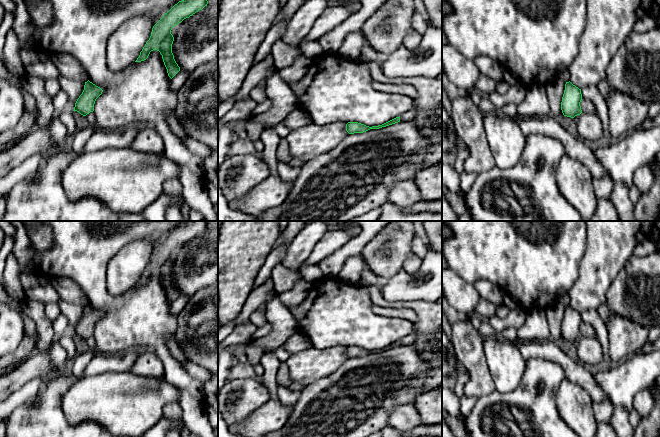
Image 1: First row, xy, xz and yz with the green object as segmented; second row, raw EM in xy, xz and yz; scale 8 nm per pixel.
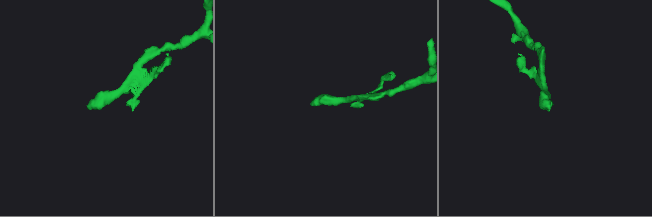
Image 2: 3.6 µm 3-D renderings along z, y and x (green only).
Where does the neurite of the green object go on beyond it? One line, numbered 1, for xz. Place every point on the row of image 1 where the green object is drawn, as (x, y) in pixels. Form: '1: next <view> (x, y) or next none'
1: next none

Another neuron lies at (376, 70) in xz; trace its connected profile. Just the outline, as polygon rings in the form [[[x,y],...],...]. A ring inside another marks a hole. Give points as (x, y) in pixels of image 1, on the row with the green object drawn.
[[[362,55],[359,57],[359,59],[368,65],[373,80],[387,83],[389,78],[383,73],[383,69],[379,64],[373,61],[369,61]]]

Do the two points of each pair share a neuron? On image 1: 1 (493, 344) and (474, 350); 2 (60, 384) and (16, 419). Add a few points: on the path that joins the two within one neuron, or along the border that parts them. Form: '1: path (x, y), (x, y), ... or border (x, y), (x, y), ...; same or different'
1: border (483, 339), (484, 358), (489, 370); different
2: path (50, 396), (47, 402), (28, 419); same

